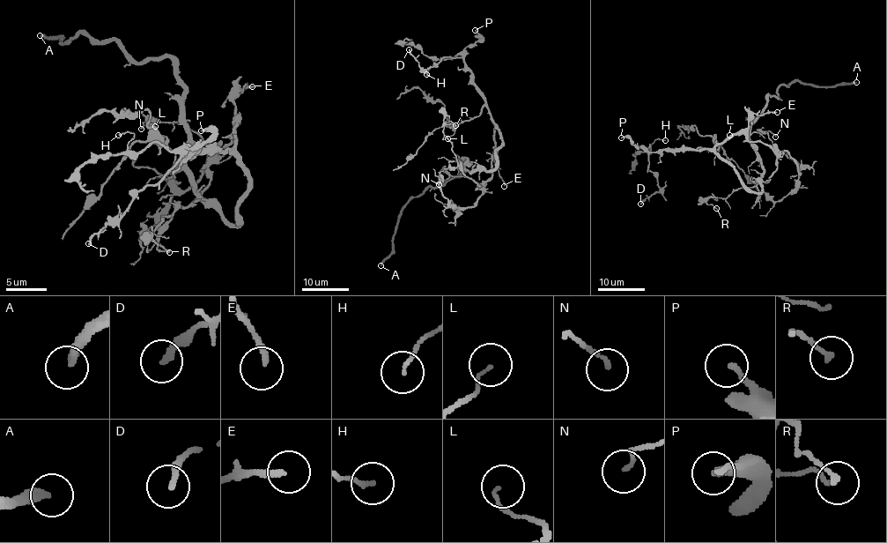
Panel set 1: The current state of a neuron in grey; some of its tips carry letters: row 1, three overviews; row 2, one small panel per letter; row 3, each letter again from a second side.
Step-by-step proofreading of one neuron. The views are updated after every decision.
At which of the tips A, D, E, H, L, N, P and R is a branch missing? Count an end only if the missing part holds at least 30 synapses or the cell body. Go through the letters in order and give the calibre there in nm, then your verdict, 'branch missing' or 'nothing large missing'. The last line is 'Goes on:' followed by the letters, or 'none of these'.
A: 280 nm | branch missing
D: 200 nm | nothing large missing
E: 180 nm | branch missing
H: 130 nm | nothing large missing
L: 90 nm | nothing large missing
N: 130 nm | nothing large missing
P: 170 nm | nothing large missing
R: 150 nm | nothing large missing
Goes on: A, E

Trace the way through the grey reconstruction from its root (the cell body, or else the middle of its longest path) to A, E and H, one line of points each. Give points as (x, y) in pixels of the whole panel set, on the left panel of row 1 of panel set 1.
A: (238, 223), (197, 191), (183, 159), (183, 80), (169, 58), (135, 62), (116, 40), (40, 35)
E: (238, 223), (238, 207), (247, 189), (247, 169), (235, 152), (233, 96), (252, 86)
H: (238, 223), (247, 174), (229, 151), (181, 155), (151, 143), (132, 152), (127, 145), (135, 135), (118, 135)

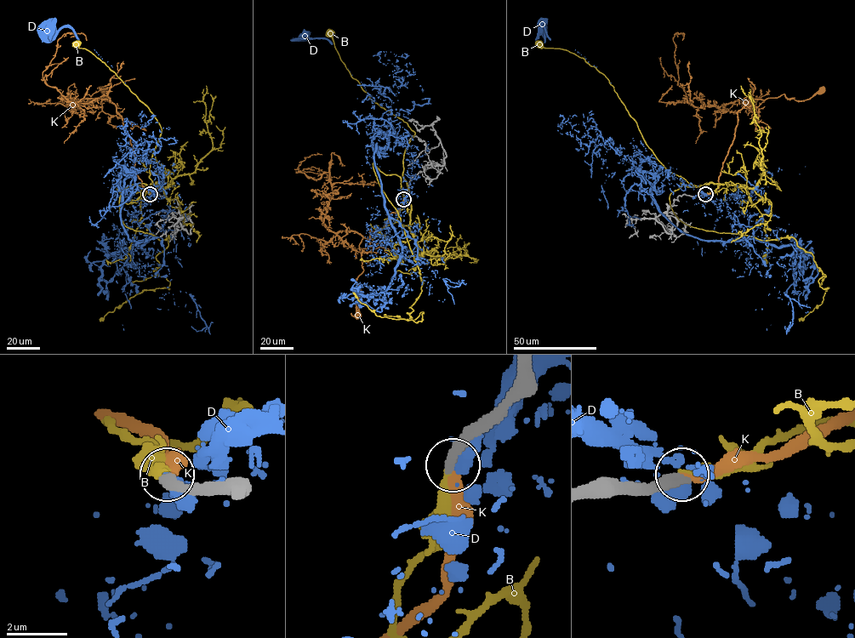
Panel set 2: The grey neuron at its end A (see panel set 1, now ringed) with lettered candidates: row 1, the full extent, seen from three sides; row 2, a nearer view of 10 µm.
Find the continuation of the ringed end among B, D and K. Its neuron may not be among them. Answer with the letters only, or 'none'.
K

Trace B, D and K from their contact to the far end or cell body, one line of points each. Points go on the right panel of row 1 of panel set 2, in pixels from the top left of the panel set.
B: (705, 194), (732, 185), (709, 183), (700, 186), (670, 172), (648, 145), (604, 75), (574, 54), (540, 44)
D: (704, 195), (647, 157), (639, 170), (632, 168), (606, 144), (590, 117), (595, 67), (543, 30)
K: (705, 195), (718, 187), (744, 98), (765, 99), (783, 94), (802, 100), (822, 90)

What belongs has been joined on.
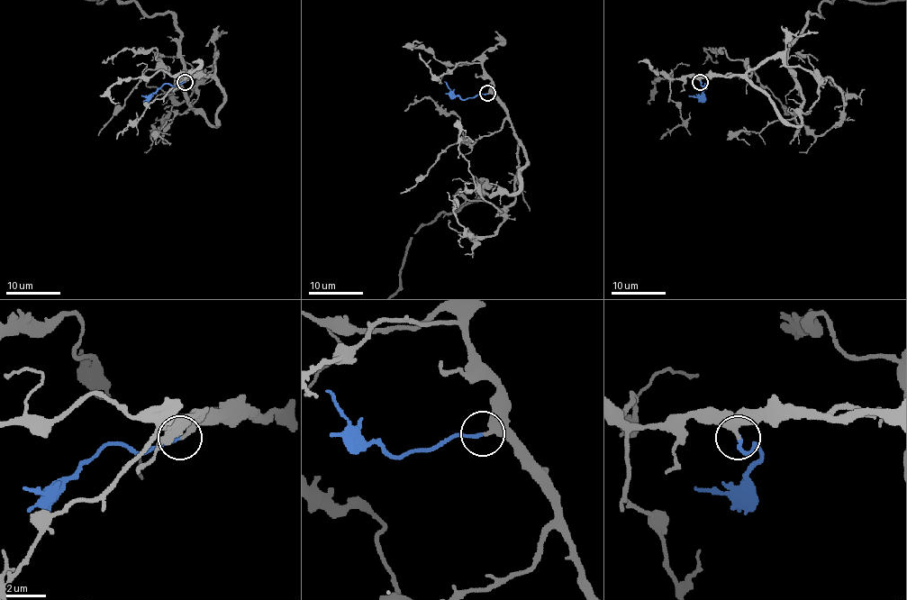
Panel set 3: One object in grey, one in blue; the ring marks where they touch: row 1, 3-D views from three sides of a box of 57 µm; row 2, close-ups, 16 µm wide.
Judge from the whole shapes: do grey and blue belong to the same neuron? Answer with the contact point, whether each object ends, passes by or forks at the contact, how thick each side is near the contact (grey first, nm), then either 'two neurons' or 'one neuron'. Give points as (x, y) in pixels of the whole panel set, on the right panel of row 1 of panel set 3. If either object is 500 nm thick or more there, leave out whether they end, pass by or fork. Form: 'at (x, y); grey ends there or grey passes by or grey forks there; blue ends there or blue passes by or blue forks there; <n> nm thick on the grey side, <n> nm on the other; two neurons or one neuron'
at (700, 82); grey ends there; blue ends there; 240 nm thick on the grey side, 170 nm on the other; one neuron

